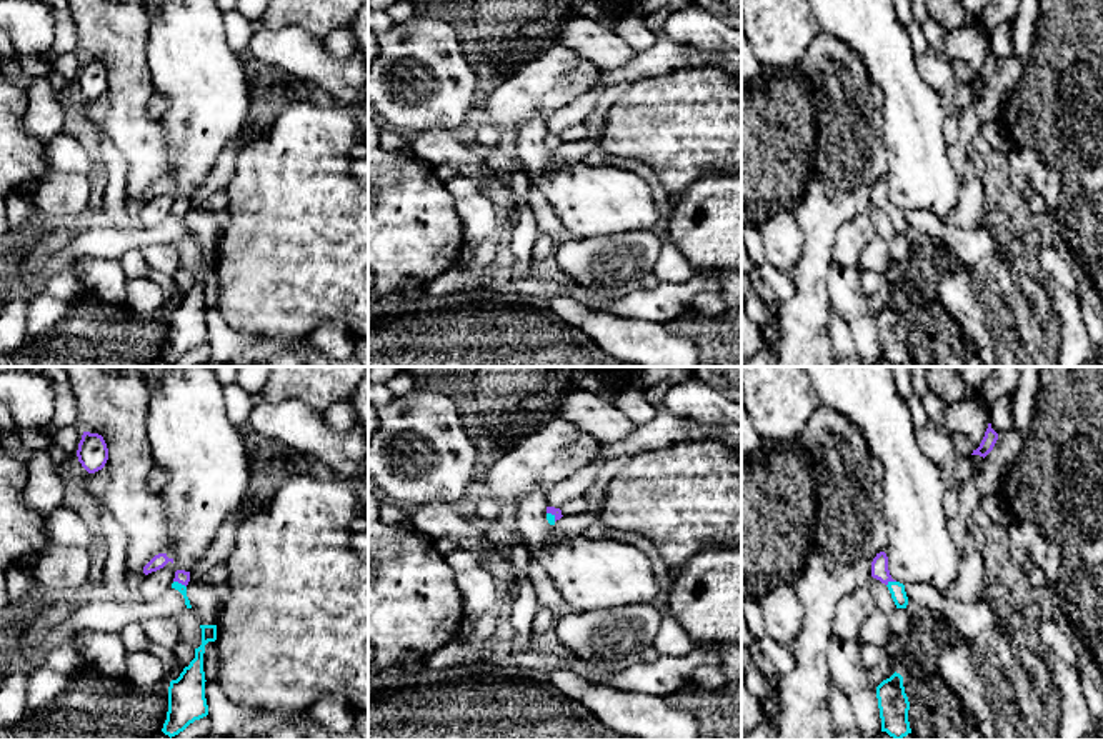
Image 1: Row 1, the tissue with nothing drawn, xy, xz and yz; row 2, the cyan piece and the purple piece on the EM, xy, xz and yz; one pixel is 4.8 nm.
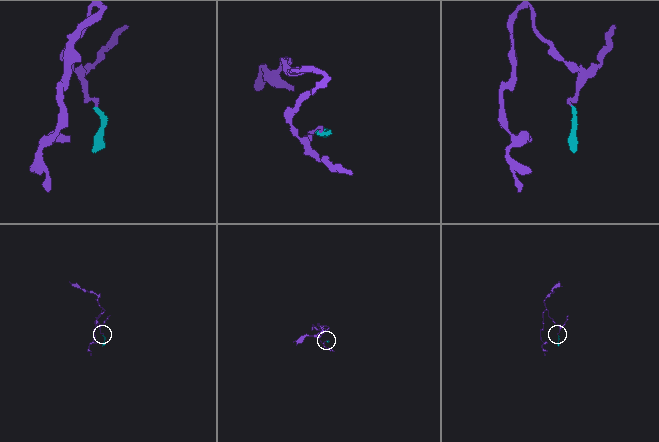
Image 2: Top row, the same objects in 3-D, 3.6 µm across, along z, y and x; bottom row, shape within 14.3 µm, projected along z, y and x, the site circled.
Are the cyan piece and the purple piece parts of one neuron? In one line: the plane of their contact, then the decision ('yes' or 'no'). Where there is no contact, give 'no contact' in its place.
meets cyan in xy; yes

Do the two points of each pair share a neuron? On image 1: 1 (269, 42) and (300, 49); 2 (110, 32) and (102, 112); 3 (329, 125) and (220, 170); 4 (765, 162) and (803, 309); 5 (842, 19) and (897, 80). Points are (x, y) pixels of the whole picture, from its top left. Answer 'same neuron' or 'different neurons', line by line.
1: same neuron
2: same neuron
3: different neurons
4: different neurons
5: same neuron

